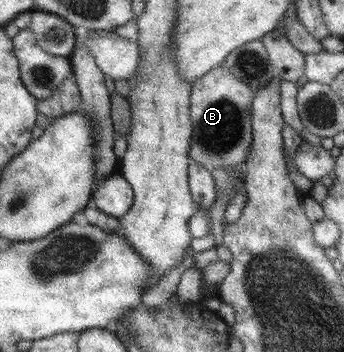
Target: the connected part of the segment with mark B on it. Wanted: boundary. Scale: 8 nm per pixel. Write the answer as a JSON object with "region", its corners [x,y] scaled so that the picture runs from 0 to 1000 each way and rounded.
{"region":[[[651,179],[558,239],[549,432],[558,457],[590,466],[610,489],[634,474],[709,472],[735,406],[730,293],[741,267],[721,236],[674,216]]]}

